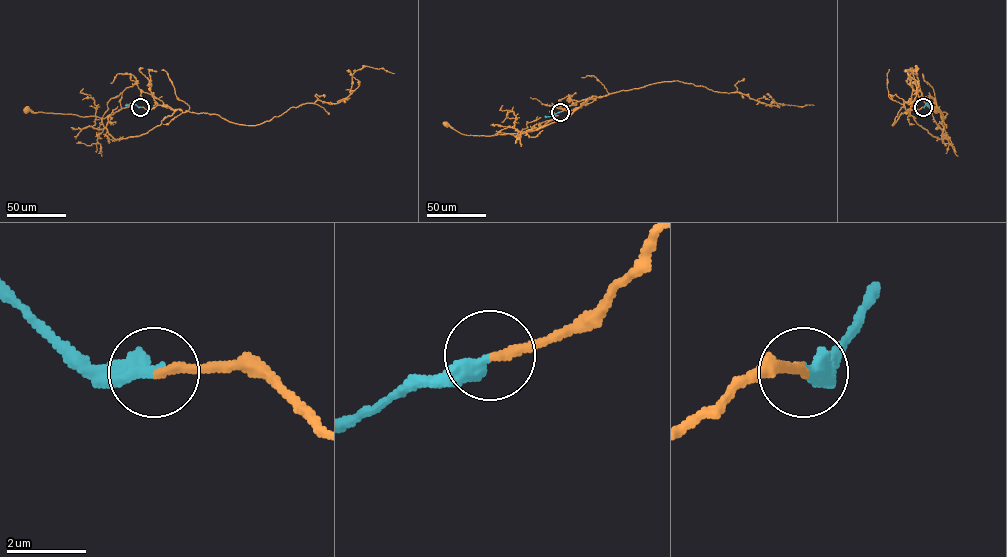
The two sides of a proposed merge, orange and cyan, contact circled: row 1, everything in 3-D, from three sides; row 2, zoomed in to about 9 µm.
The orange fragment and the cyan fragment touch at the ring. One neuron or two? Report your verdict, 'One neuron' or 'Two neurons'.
One neuron

